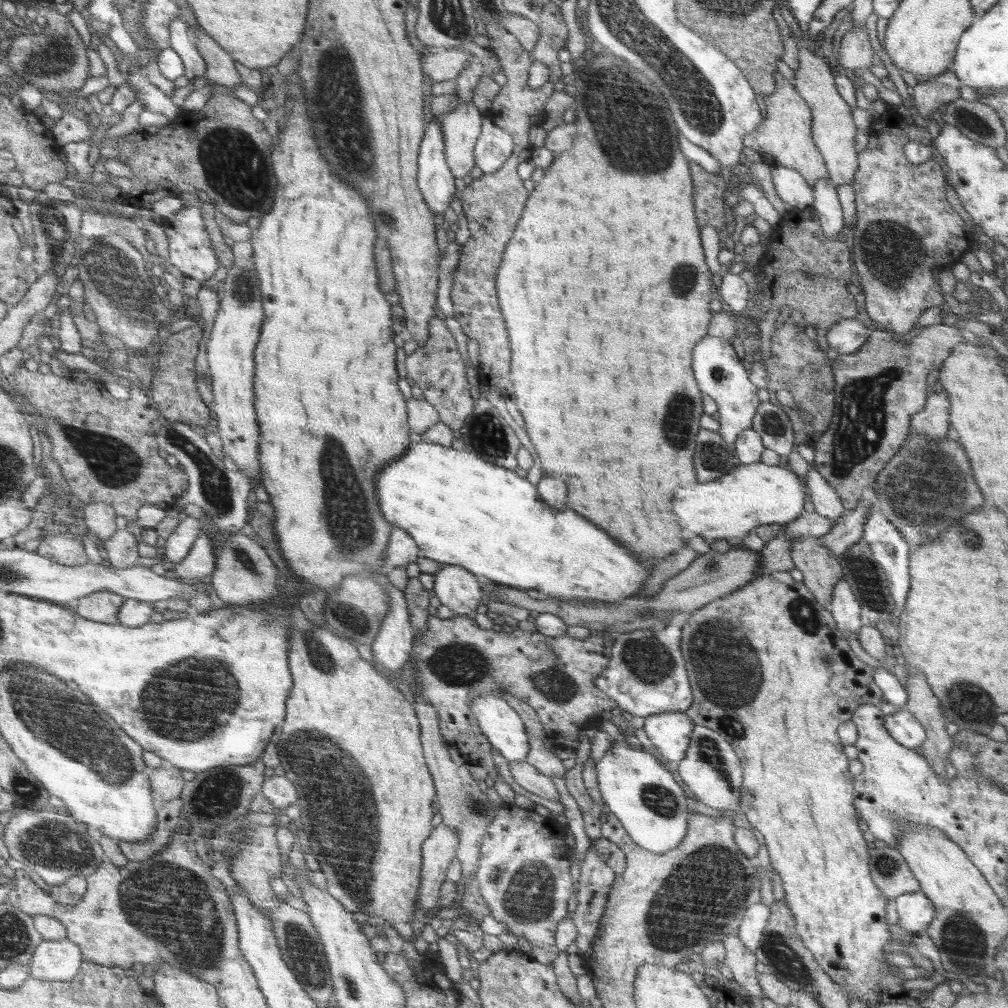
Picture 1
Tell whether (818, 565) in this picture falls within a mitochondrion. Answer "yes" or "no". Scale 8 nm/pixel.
no

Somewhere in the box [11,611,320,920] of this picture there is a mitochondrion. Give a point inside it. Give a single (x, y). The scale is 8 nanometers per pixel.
(204, 701)

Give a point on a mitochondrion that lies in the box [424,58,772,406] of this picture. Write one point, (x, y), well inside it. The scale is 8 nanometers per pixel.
(632, 128)

